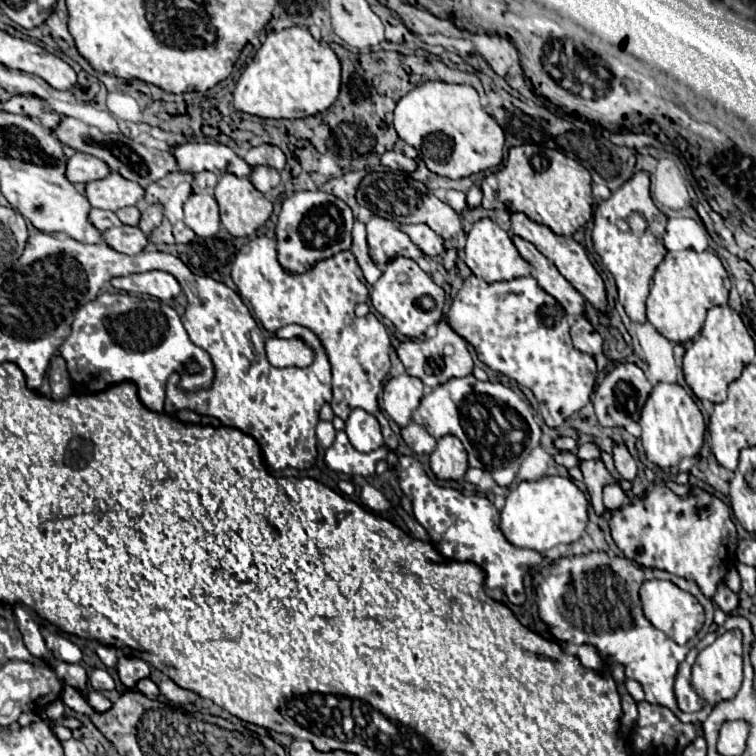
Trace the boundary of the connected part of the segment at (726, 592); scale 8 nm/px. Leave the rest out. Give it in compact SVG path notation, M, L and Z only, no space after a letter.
M722 582L720 584L720 588L716 590L716 596L712 598L716 604L718 604L718 608L722 610L722 612L726 612L726 614L730 614L730 612L734 612L736 608L738 608L738 596Z

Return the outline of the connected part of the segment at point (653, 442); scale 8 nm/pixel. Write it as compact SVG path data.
M664 382L654 386L652 396L642 408L640 428L642 428L640 440L642 440L646 458L660 468L672 468L672 466L678 466L682 458L696 456L702 448L704 432L706 432L704 418L698 406L694 404L694 400L688 396L688 392L678 384L664 384Z

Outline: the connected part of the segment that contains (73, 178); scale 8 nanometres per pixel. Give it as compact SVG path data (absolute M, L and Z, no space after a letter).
M76 152L70 160L68 160L68 168L66 168L66 176L72 184L76 182L94 182L94 180L102 180L110 174L108 164L104 164L102 160L96 160L94 156Z

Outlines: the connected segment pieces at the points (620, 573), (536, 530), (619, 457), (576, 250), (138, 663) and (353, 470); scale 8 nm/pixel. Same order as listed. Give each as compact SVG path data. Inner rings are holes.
M590 552L590 554L570 556L570 558L558 558L548 568L542 568L536 576L534 602L538 604L540 620L548 626L554 640L562 644L576 644L576 646L590 644L604 658L604 666L608 668L618 664L624 666L626 678L636 680L644 688L646 700L650 704L660 704L670 708L684 723L702 723L709 716L710 712L700 714L700 711L697 711L695 720L692 720L691 715L685 714L678 708L676 694L674 694L676 670L680 662L686 658L688 650L700 638L706 636L714 614L712 600L700 592L696 582L674 576L670 572L656 570L656 568L638 566L634 560L628 560L628 558L618 558L618 556L610 558L606 552ZM652 578L674 582L682 590L688 590L690 594L694 594L704 606L706 624L700 630L700 634L692 638L688 644L678 646L662 630L654 628L650 620L640 612L638 590L644 582Z
M544 476L536 482L520 482L506 496L506 506L502 508L500 530L506 540L536 552L546 552L558 544L576 542L588 524L588 500L584 492L570 480L562 476Z
M616 444L612 456L614 456L614 466L616 466L620 478L632 482L632 480L636 478L636 462L634 462L634 458L630 456L628 448L626 448L624 444Z
M510 212L510 230L512 230L512 234L516 234L516 236L528 240L528 242L532 242L548 260L552 260L554 266L560 270L560 274L562 274L590 304L594 304L594 306L596 306L598 310L602 310L602 312L608 310L608 306L606 306L604 282L602 282L600 274L594 270L592 262L588 260L586 250L584 250L574 238L554 234L548 226L532 222L532 220L530 220L526 214L522 214L522 212Z
M126 656L118 658L118 676L126 688L134 688L136 682L148 678L148 674L150 674L150 666L144 660L126 658Z
M338 432L334 444L324 454L324 462L334 472L372 476L376 462L384 460L386 454L388 454L388 450L384 446L378 448L378 450L374 450L374 452L368 452L368 454L358 452L350 444L346 432Z

